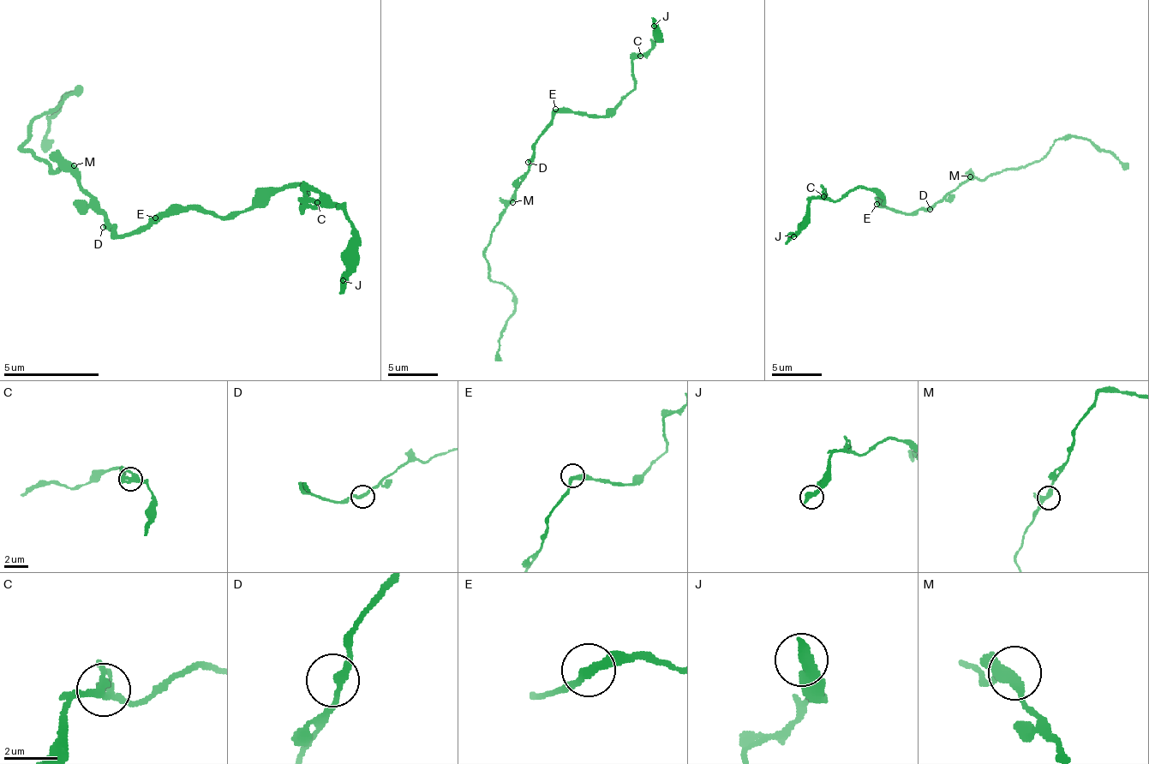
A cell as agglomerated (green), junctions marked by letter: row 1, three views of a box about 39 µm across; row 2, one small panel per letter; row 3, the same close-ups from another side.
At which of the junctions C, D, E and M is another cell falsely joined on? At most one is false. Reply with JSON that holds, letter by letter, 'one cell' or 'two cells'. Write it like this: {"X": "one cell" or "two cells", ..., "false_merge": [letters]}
{"C": "one cell", "D": "one cell", "E": "one cell", "M": "one cell", "false_merge": []}

